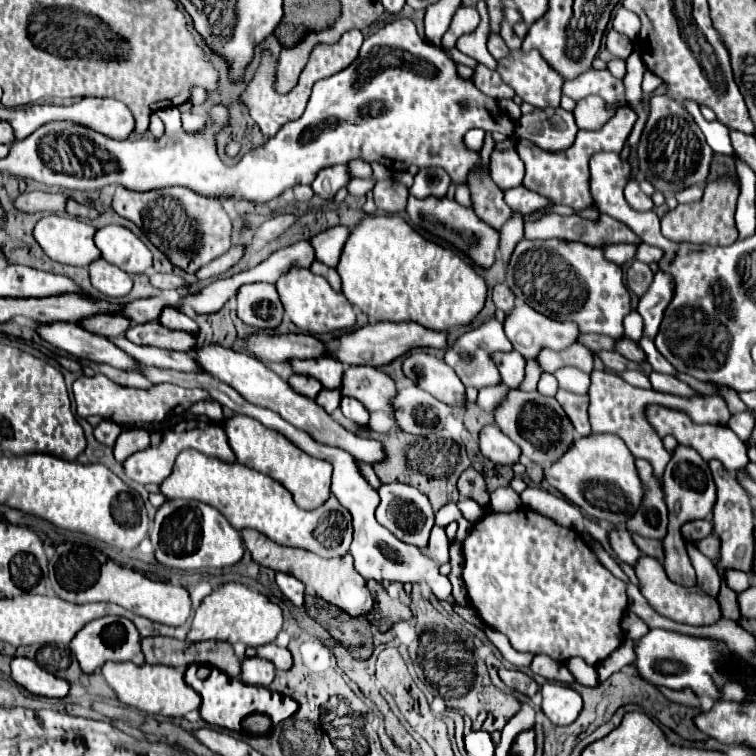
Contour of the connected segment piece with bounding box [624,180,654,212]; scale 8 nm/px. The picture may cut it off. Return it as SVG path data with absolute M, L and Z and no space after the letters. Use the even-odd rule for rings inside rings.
M632 180L626 184L626 202L630 202L630 208L638 210L638 212L644 212L644 210L652 210L654 204L652 204L652 198L646 196L640 188L638 188L638 180Z

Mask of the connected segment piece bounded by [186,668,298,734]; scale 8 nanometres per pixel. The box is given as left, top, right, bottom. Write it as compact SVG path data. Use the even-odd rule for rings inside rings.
M214 668L206 680L196 678L194 670L186 670L186 680L196 688L196 692L202 698L200 716L208 724L212 726L220 724L220 728L226 728L226 730L234 730L234 732L242 730L242 734L266 734L270 728L274 728L278 722L286 720L298 710L298 704L292 698L272 692L264 686L248 686ZM188 678L194 678L194 680L188 680Z

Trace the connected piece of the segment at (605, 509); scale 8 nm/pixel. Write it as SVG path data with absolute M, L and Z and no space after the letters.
M590 434L574 440L574 446L566 450L564 458L558 458L554 466L544 470L544 480L590 518L608 522L626 522L638 510L644 494L634 456L614 434Z

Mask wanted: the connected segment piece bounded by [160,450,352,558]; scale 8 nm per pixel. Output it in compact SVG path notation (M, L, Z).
M184 450L178 454L174 470L160 484L160 490L168 500L186 498L216 506L216 510L230 520L236 530L254 528L282 546L310 550L322 558L344 556L352 542L352 516L334 494L324 502L324 506L312 512L302 510L294 504L292 494L274 478L240 462L226 464L196 450Z

